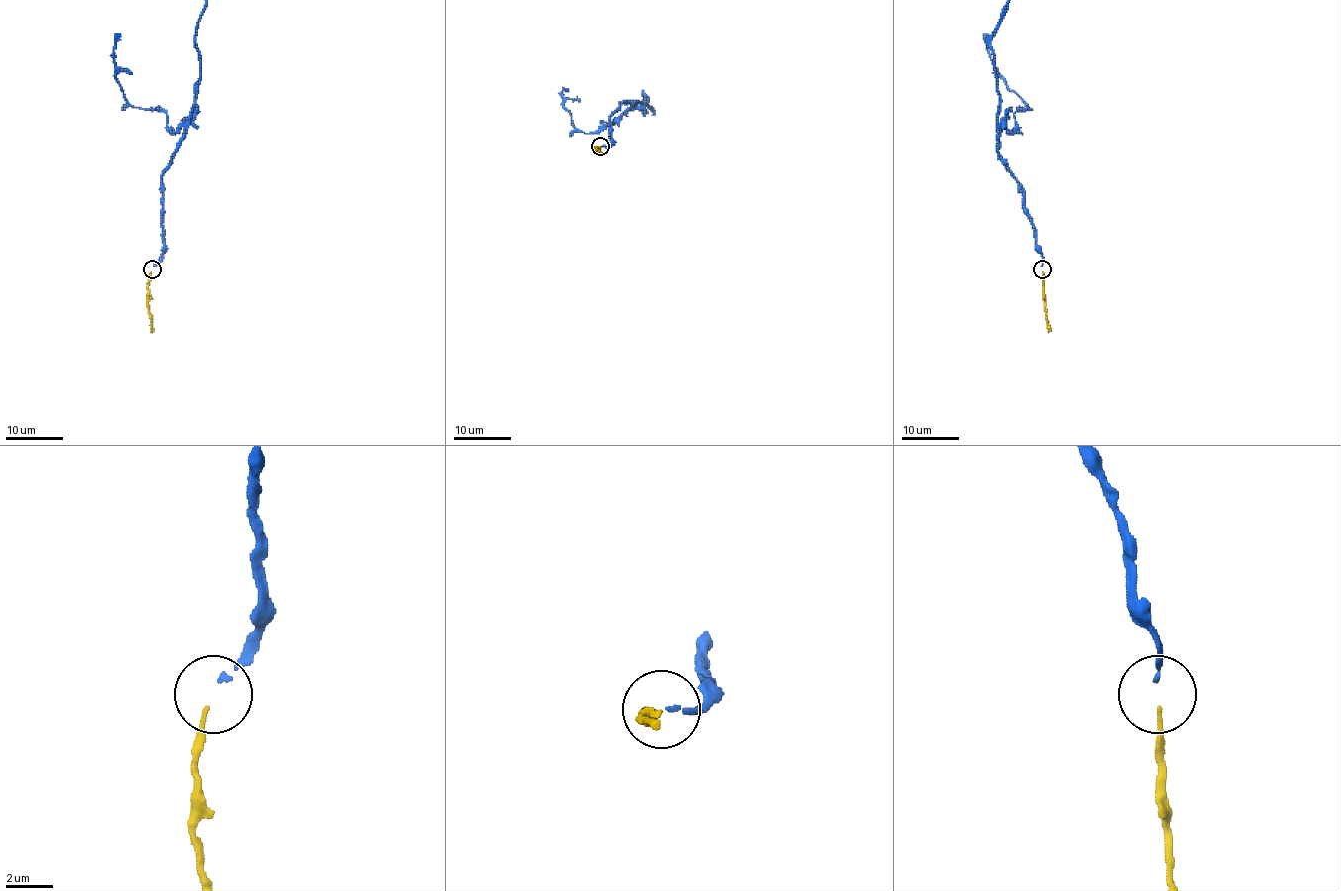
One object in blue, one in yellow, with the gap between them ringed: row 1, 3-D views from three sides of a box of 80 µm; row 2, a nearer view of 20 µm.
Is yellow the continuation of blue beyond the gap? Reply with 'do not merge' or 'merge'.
merge

